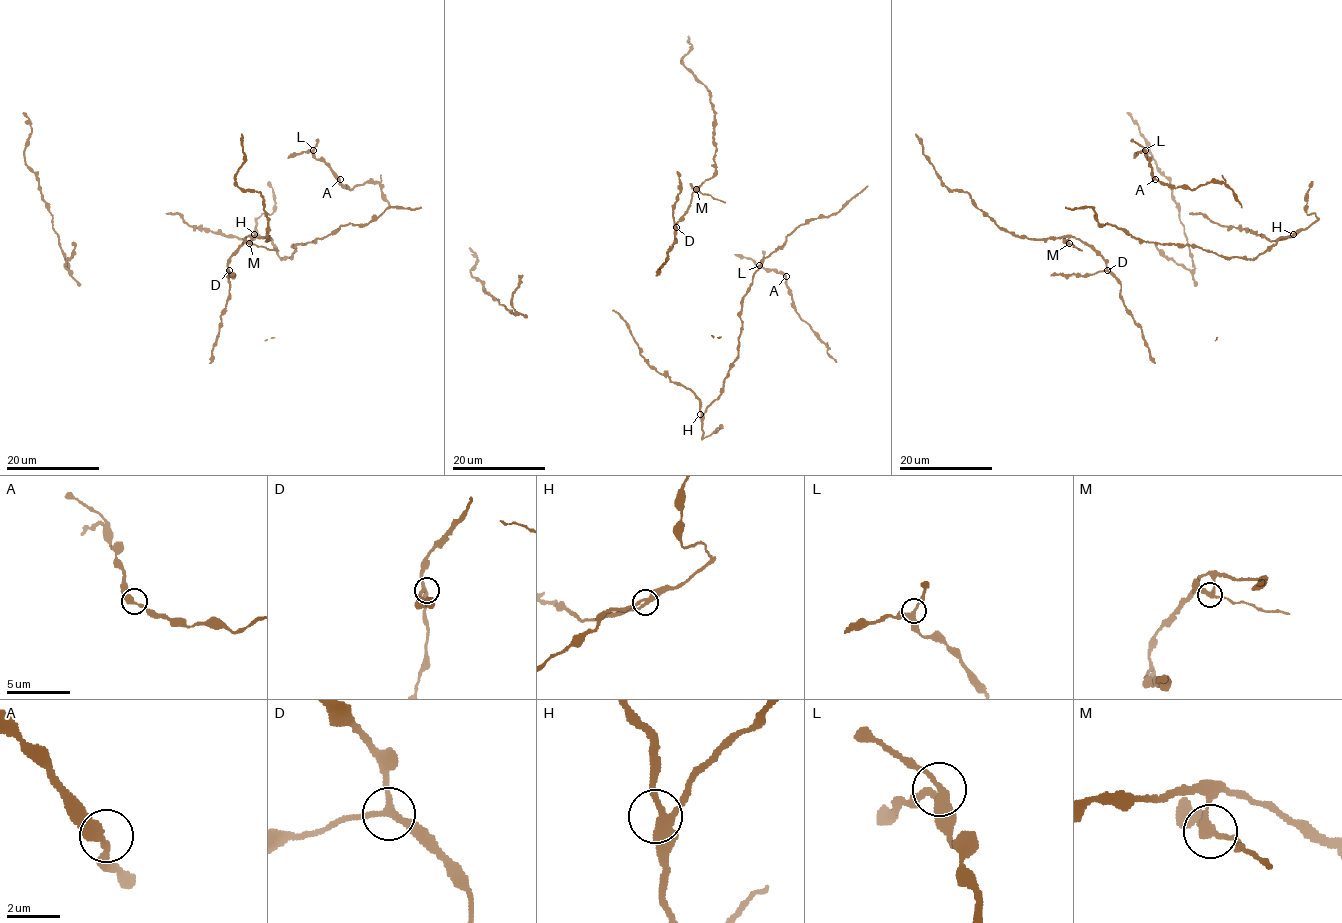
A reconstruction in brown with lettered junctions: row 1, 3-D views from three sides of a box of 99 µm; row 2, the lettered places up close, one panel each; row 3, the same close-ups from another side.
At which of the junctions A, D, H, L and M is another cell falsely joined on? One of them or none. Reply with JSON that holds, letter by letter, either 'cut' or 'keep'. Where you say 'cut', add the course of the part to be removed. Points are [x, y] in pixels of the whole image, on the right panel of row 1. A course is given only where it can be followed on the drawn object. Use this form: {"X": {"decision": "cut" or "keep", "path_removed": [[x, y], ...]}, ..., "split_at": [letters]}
{"A": {"decision": "keep"}, "D": {"decision": "keep"}, "H": {"decision": "keep"}, "L": {"decision": "keep"}, "M": {"decision": "cut", "path_removed": [[1068, 244], [1082, 251]]}, "split_at": ["M"]}

